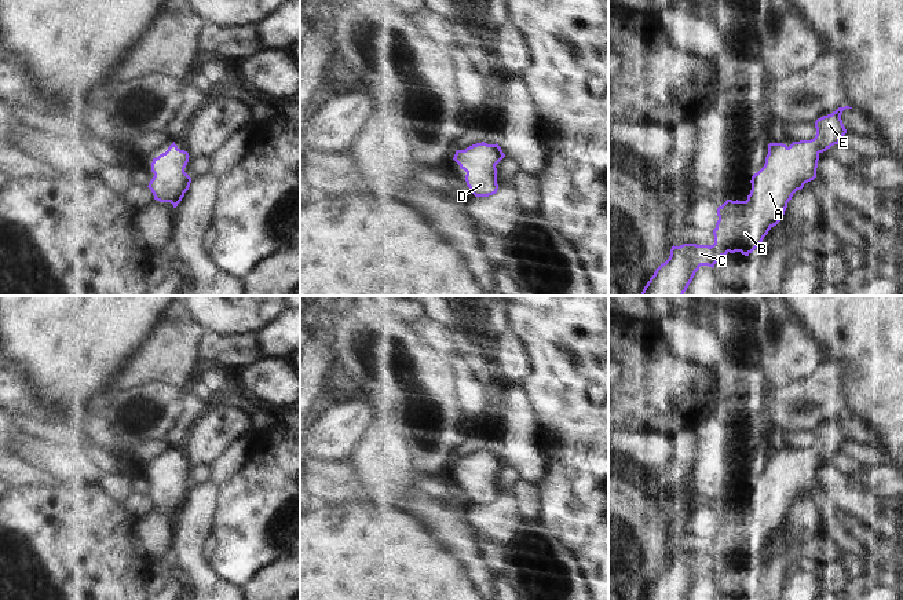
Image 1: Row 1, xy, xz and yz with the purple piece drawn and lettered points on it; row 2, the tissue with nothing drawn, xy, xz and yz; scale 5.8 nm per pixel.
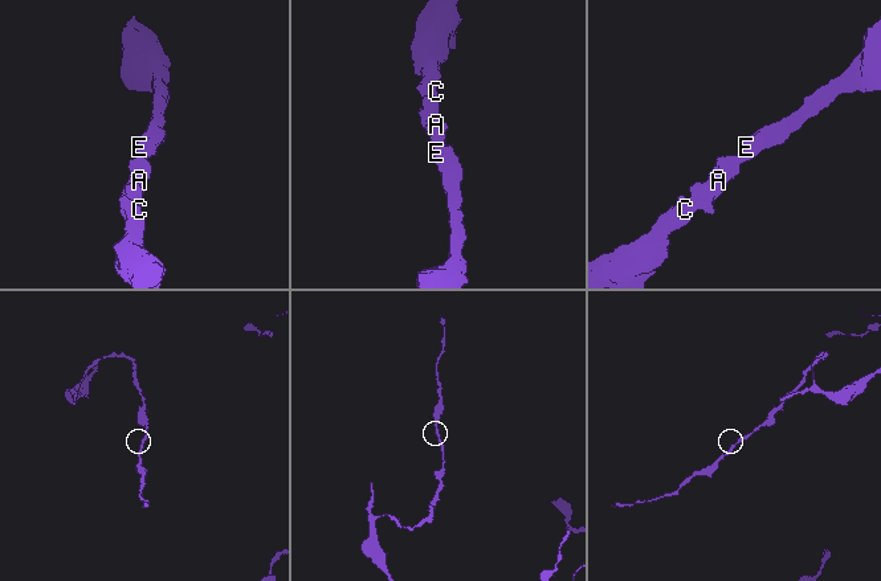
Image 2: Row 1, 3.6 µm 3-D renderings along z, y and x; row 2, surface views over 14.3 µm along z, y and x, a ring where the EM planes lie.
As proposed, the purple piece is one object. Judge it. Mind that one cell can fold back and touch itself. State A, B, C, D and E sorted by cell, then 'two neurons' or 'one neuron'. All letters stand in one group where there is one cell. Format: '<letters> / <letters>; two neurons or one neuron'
A B C D E; one neuron

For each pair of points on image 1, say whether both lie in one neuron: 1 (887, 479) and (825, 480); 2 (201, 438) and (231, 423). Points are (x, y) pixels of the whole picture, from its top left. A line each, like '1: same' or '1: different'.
1: different
2: same

